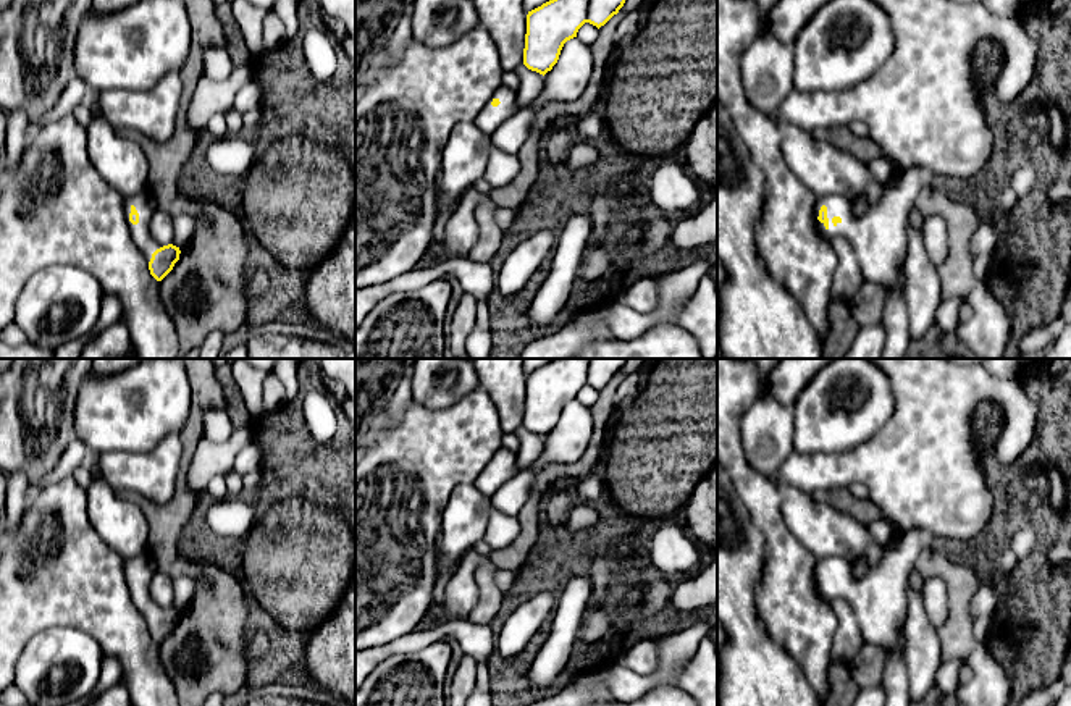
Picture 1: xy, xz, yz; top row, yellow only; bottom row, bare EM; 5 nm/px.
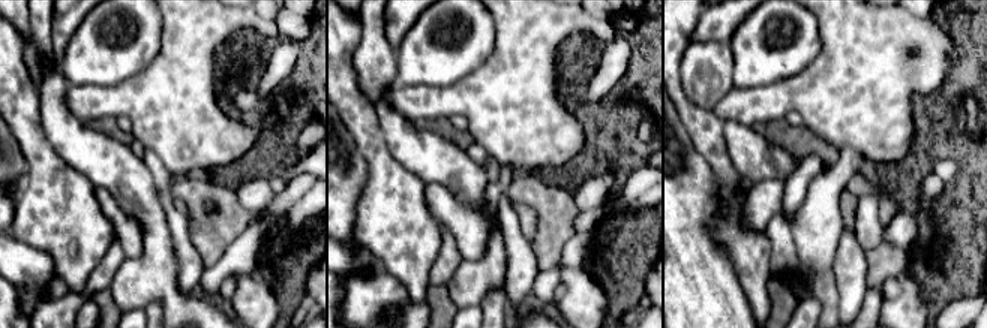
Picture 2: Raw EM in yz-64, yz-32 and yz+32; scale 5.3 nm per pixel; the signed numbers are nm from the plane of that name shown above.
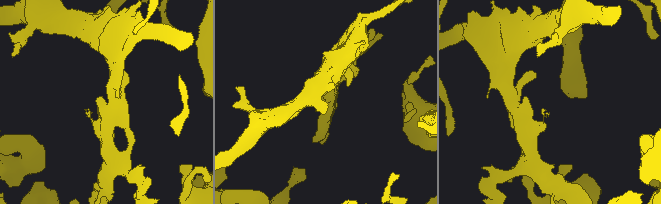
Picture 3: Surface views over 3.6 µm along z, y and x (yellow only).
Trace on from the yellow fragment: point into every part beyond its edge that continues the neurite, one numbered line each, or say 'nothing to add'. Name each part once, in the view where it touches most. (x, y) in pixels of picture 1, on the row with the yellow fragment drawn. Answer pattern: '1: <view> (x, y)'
nothing to add

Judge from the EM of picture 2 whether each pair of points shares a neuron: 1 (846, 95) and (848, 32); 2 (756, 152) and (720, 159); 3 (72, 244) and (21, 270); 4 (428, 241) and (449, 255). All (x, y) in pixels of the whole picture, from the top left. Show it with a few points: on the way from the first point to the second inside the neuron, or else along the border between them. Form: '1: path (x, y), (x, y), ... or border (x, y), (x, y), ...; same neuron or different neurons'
1: path (848, 80), (848, 47); same neuron
2: border (722, 123), (728, 158), (743, 175); different neurons
3: border (17, 238), (44, 250), (60, 277); different neurons
4: border (441, 223), (441, 249), (428, 282); different neurons

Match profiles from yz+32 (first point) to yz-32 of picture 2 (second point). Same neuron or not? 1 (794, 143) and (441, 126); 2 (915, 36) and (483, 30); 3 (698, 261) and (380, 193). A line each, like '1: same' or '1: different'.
1: same
2: different
3: different

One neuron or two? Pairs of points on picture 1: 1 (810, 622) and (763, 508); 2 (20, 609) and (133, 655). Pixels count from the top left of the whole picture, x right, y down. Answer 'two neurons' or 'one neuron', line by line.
1: one neuron
2: one neuron

